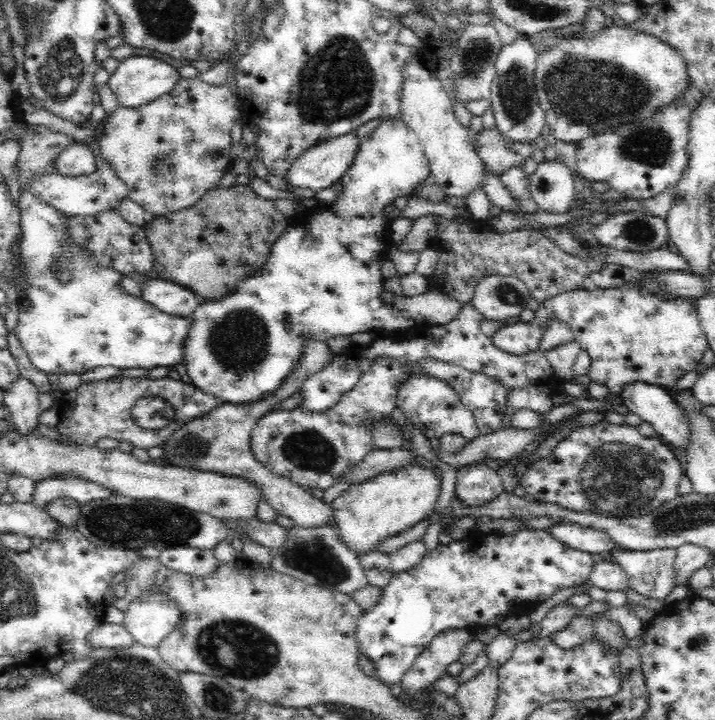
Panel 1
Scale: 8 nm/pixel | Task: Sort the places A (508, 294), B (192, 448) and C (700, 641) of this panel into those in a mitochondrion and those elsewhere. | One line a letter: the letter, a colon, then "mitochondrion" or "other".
A: mitochondrion
B: mitochondrion
C: mitochondrion

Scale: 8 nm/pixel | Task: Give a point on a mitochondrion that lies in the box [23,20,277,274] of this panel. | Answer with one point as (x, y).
(61, 74)

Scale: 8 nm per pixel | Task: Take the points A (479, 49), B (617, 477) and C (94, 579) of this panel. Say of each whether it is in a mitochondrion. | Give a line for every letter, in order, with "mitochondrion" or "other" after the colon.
A: mitochondrion
B: mitochondrion
C: other

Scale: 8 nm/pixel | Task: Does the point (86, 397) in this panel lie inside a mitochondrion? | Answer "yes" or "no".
no

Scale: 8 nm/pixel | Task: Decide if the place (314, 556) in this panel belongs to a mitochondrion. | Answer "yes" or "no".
yes

